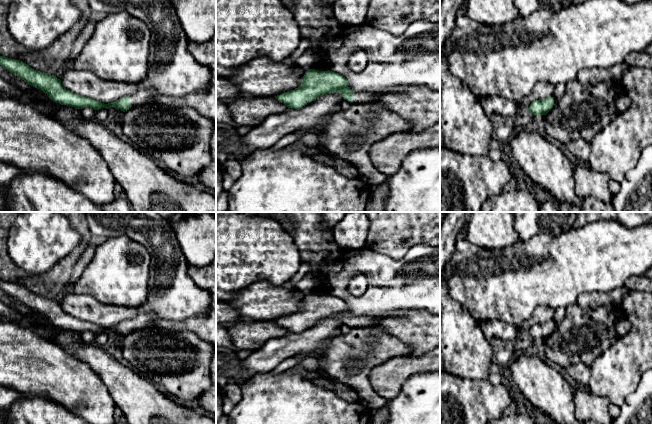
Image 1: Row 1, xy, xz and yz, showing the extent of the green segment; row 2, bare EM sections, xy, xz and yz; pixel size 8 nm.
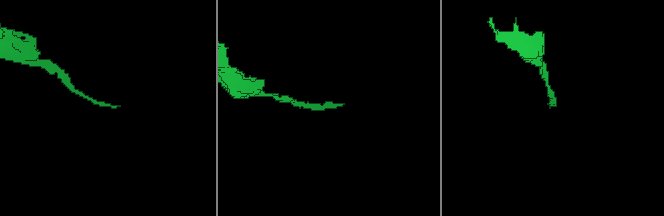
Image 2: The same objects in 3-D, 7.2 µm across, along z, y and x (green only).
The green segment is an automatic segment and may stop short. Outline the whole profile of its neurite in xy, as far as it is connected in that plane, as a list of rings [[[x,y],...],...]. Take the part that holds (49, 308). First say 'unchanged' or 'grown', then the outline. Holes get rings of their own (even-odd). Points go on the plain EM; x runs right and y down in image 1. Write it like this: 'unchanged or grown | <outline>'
grown | [[[216,256],[203,267],[189,265],[187,273],[196,286],[210,293],[212,300],[207,313],[198,314],[182,322],[164,321],[151,313],[142,313],[115,326],[104,328],[70,316],[62,310],[61,304],[54,299],[36,295],[22,285],[0,280],[0,289],[31,310],[42,314],[53,326],[61,329],[77,333],[90,331],[94,334],[109,330],[125,336],[132,330],[156,325],[170,330],[190,330],[203,340],[216,345]]]

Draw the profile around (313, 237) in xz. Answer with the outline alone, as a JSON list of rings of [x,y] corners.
[[[236,212],[247,216],[259,216],[272,218],[280,224],[289,224],[294,227],[292,233],[286,232],[293,240],[301,254],[301,260],[308,263],[310,270],[307,276],[311,277],[317,283],[312,293],[318,295],[327,295],[327,277],[330,269],[347,252],[341,248],[333,238],[333,227],[324,222],[319,212]]]

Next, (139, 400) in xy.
[[[35,325],[29,327],[86,362],[106,386],[127,424],[216,424],[209,414],[199,414],[159,392],[133,368],[113,358],[105,347],[85,343],[80,333],[59,327],[56,333]]]

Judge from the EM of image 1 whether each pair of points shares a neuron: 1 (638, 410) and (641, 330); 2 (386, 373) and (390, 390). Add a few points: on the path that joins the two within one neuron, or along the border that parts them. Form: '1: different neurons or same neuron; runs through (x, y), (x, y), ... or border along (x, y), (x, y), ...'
1: different neurons; border along (641, 377), (638, 386), (624, 401)
2: same neuron; runs through (386, 377), (388, 386)

